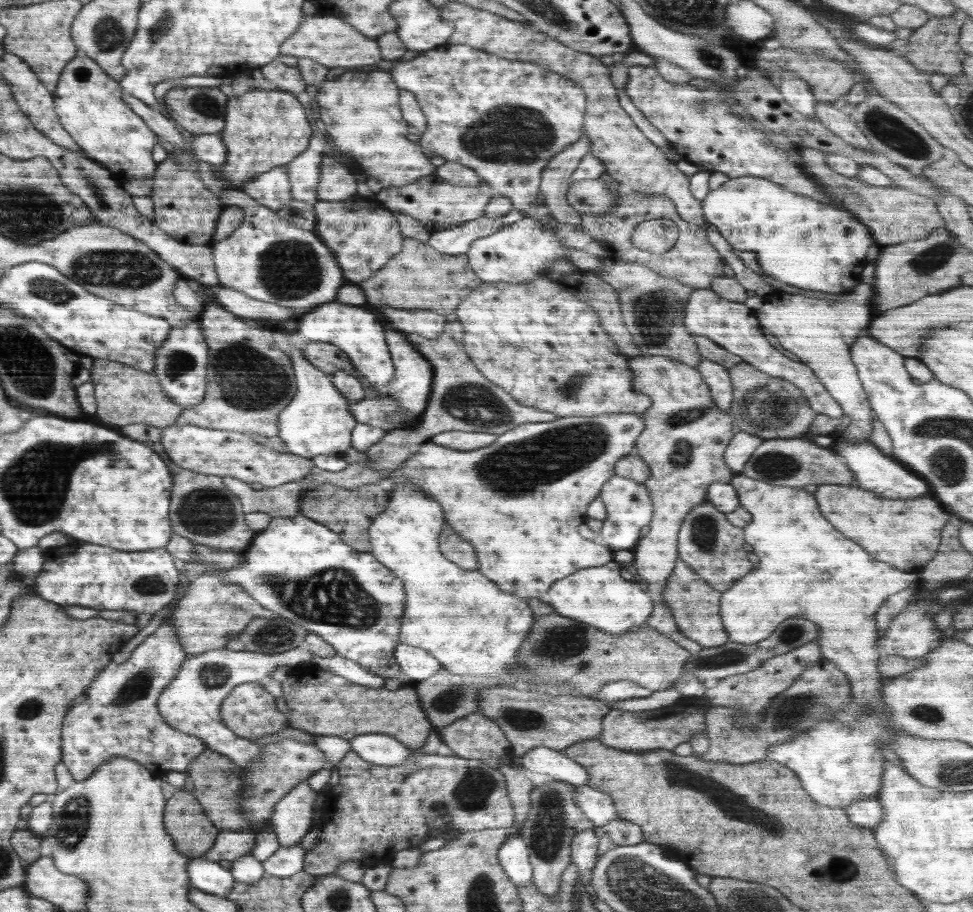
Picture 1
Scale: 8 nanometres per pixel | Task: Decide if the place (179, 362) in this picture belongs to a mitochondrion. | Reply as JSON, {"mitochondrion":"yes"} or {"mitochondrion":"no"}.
{"mitochondrion":"yes"}

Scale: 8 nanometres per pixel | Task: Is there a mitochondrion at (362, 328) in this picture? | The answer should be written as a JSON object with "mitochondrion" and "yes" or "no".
{"mitochondrion":"no"}

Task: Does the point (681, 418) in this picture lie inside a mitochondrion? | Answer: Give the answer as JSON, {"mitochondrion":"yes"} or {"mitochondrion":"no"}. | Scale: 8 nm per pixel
{"mitochondrion":"yes"}

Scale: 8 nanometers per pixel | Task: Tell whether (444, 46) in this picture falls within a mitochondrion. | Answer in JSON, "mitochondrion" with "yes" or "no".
{"mitochondrion":"no"}

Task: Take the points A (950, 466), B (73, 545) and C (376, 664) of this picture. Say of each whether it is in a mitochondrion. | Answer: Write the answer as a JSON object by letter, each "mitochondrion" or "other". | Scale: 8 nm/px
{"A":"mitochondrion","B":"other","C":"other"}

